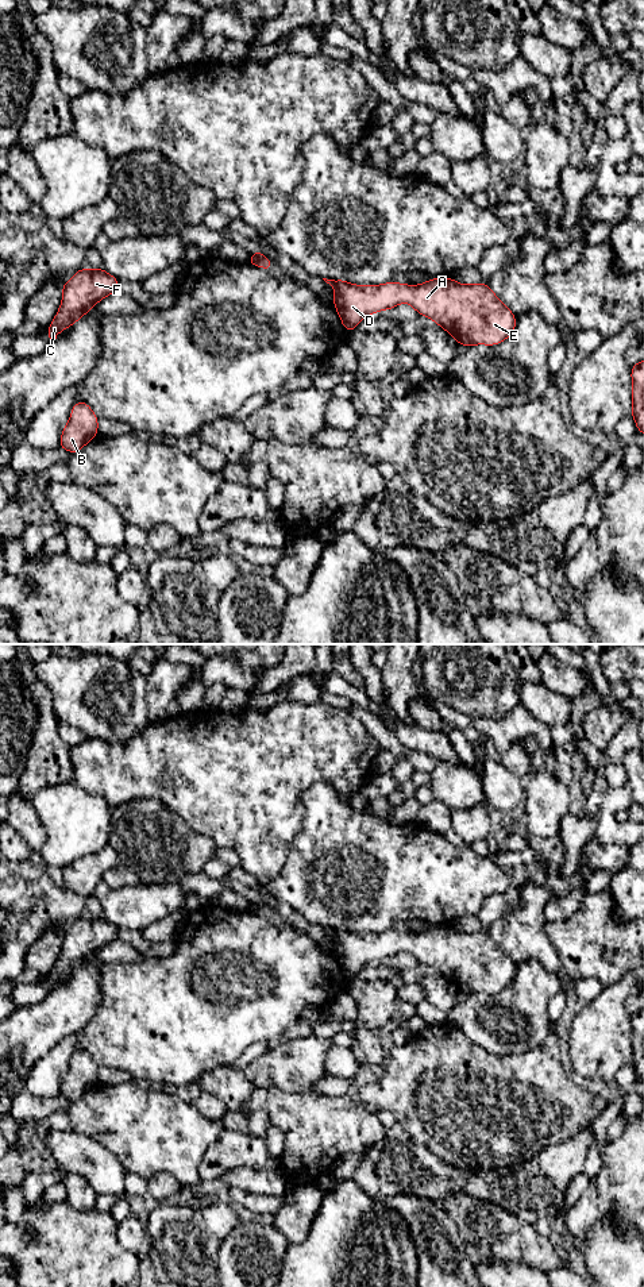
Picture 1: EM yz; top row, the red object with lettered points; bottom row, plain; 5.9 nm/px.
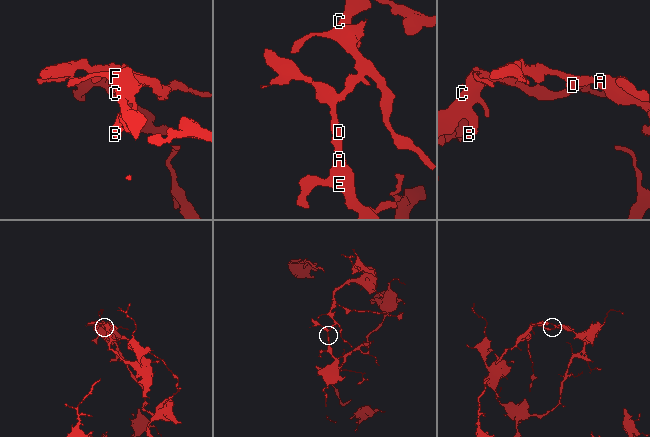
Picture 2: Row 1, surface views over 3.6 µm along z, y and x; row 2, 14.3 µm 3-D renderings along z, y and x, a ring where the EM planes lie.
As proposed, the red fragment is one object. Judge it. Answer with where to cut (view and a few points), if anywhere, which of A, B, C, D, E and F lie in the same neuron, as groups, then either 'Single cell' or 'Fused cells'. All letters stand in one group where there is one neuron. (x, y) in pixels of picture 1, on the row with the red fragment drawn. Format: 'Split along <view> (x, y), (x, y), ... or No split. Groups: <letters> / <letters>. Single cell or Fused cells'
Split along yz (254, 253), (257, 257), (266, 259). Groups: A D E / B C F. Fused cells

